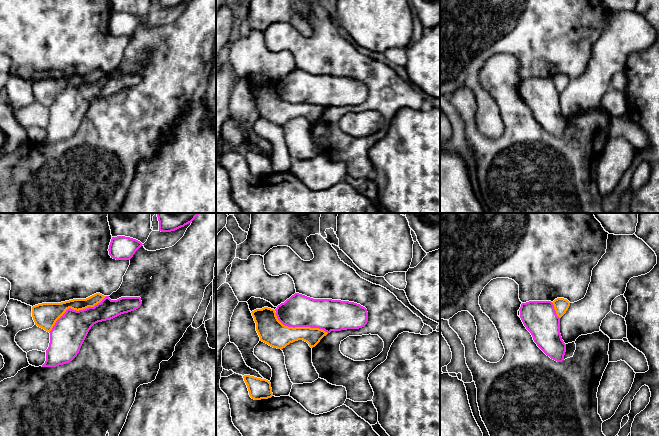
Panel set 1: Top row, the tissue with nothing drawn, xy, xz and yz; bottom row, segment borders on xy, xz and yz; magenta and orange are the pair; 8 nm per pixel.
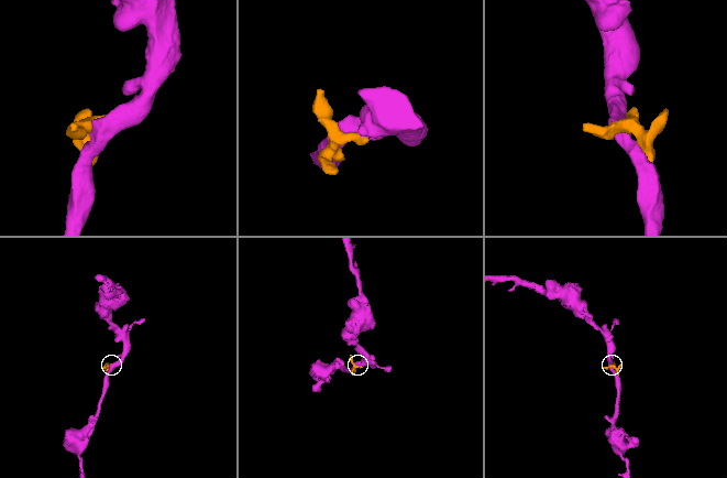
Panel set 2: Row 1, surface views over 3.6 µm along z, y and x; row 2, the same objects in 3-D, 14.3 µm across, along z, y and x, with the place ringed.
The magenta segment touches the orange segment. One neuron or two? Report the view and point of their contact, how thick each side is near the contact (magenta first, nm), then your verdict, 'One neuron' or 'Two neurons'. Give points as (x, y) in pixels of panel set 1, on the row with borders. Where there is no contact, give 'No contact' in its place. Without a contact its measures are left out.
Touches magenta at xy (75, 310). Thickness 280 nm (magenta) against 200 nm. Two neurons

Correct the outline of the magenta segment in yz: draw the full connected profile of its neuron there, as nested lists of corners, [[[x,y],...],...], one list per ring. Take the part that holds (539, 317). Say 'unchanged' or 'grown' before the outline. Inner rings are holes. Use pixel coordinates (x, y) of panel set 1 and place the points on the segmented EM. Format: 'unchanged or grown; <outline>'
unchanged; [[[551,301],[522,303],[520,318],[537,346],[551,359],[562,362],[566,344],[560,334],[560,318]]]

